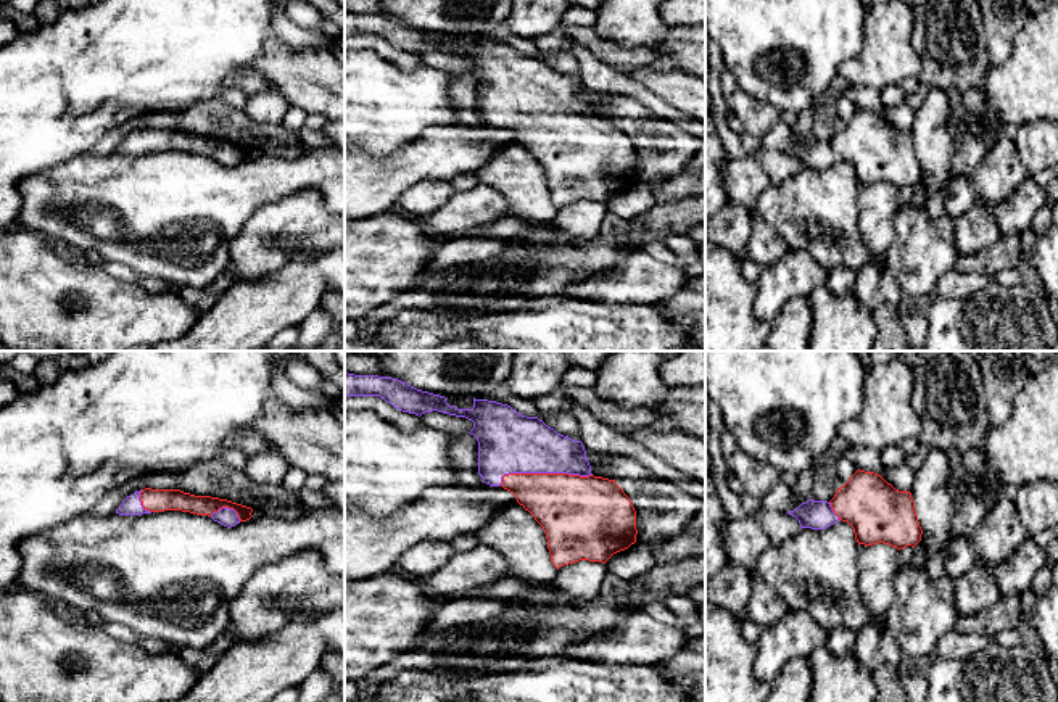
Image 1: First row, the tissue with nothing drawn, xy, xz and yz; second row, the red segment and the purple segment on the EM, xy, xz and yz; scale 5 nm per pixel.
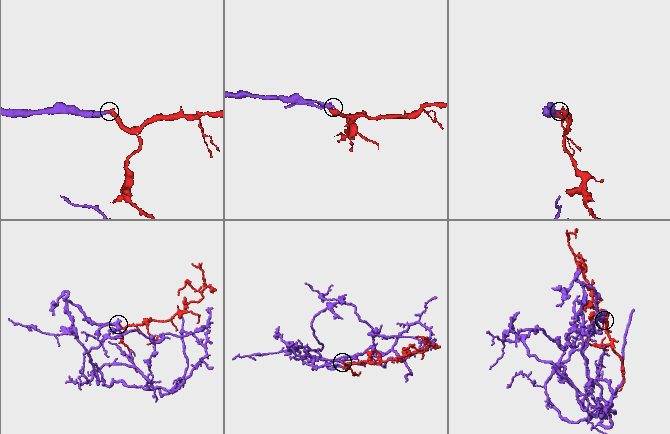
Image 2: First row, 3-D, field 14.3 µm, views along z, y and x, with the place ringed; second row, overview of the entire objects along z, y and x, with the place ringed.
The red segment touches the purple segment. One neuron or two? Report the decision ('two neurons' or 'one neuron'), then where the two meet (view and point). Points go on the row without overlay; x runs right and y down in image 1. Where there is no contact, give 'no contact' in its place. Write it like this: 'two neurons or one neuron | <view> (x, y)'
one neuron | xz (543, 113)

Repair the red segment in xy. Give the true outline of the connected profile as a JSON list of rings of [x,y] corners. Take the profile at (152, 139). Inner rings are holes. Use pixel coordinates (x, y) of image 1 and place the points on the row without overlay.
[[[145,127],[127,135],[116,148],[119,155],[142,155],[164,150],[182,150],[196,155],[208,155],[214,161],[230,167],[250,159],[253,148],[211,135],[195,135],[180,129]]]

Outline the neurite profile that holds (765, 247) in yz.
[[[752,217],[750,237],[746,245],[746,258],[758,262],[762,267],[775,264],[789,246],[778,232],[762,217]]]

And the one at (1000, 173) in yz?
[[[998,138],[982,161],[969,174],[982,203],[1006,200],[1027,177],[1016,145],[1011,138]]]

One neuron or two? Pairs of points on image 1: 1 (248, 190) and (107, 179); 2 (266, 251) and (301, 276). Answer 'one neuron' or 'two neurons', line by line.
1: one neuron
2: two neurons

